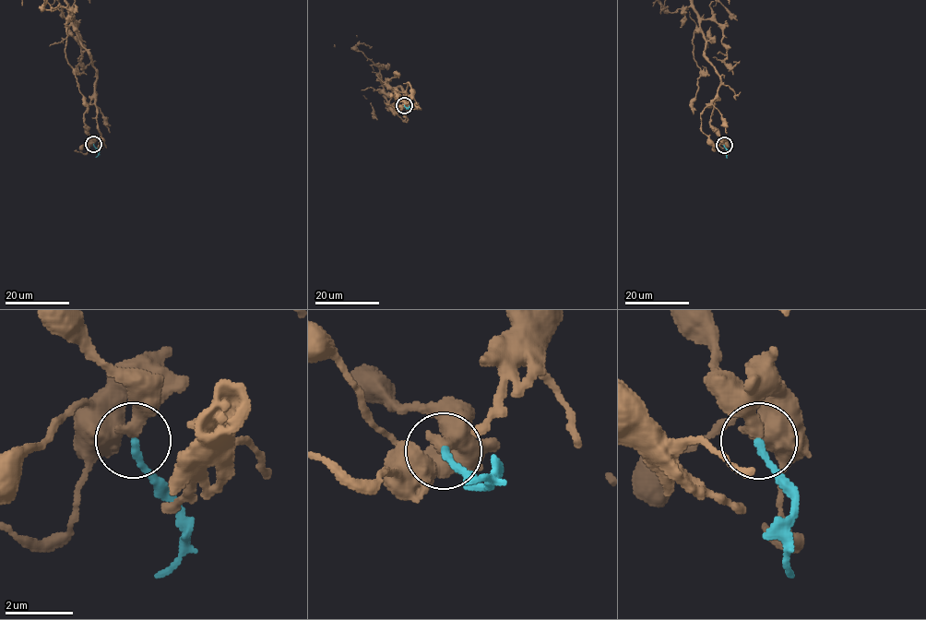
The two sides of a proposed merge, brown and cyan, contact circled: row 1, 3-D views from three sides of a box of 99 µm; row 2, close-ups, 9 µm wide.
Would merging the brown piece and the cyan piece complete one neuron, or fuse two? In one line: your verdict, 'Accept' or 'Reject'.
Accept

